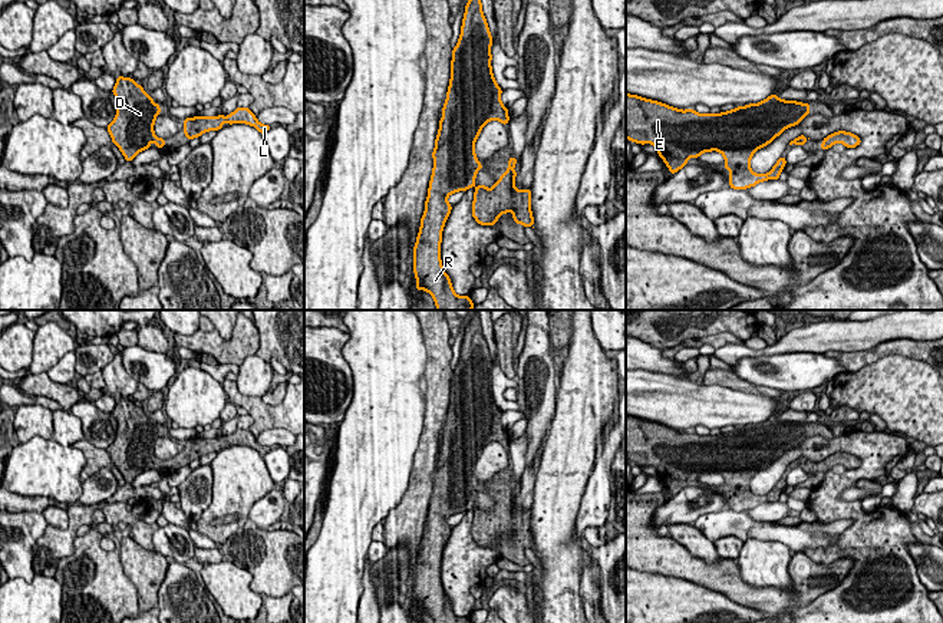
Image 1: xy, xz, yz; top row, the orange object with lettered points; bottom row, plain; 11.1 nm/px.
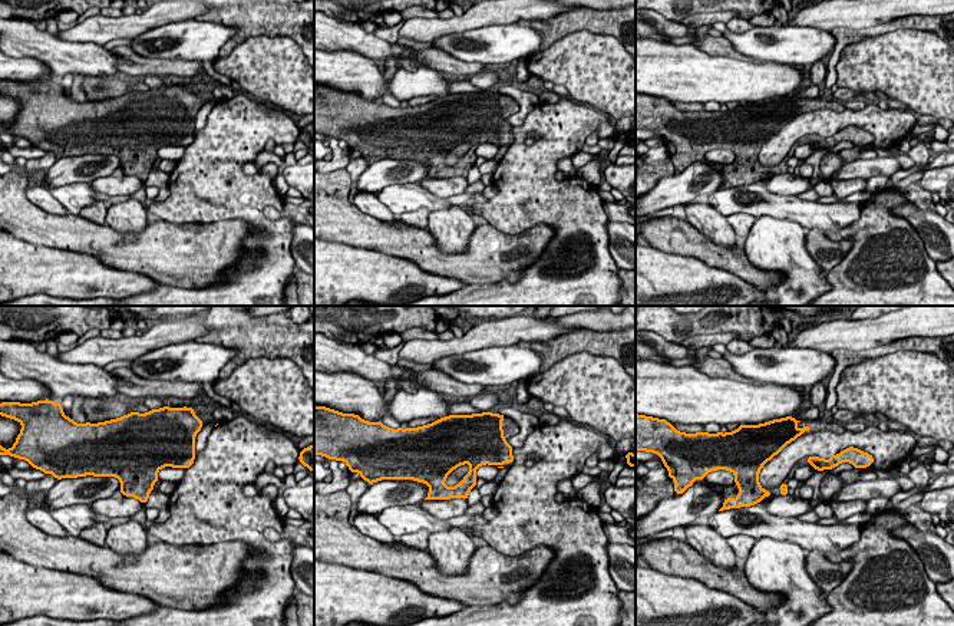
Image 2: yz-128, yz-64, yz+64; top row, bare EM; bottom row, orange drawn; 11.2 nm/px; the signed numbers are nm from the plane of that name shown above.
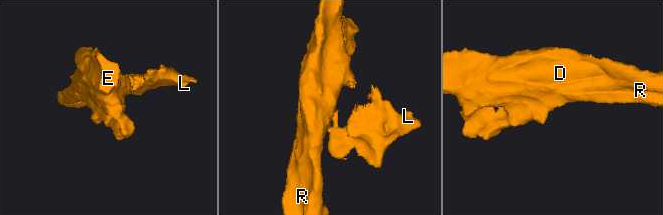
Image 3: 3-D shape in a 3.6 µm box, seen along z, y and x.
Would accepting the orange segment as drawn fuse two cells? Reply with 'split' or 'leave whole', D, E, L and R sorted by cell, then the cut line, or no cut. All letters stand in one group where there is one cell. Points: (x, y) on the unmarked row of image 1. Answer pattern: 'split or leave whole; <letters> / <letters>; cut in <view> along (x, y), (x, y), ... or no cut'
leave whole; D E L R; no cut

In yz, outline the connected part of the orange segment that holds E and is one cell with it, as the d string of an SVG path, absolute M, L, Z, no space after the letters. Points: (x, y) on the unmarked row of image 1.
M626 415L626 459L655 467L670 495L688 487L689 479L718 472L725 479L723 488L729 491L729 508L746 511L779 501L787 487L785 478L768 495L755 495L751 479L810 434L810 425L784 422L777 416L713 436Z

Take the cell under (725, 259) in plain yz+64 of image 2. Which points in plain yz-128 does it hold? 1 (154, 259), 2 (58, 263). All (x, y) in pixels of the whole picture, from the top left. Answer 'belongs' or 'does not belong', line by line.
1: belongs
2: does not belong

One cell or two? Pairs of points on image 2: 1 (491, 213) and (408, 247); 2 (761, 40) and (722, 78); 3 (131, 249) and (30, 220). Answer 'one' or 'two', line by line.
1: two
2: two
3: one

